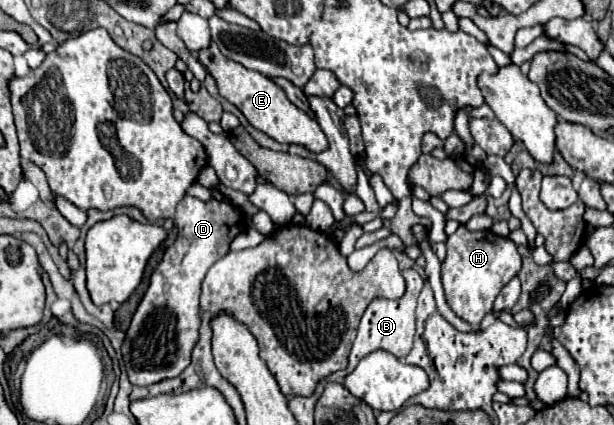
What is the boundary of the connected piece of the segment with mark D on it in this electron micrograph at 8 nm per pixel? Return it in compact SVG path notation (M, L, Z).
M186 195L178 207L176 207L176 229L178 229L178 237L176 241L166 247L162 261L158 263L158 267L152 271L150 277L150 285L132 317L132 323L126 331L124 343L122 343L122 359L126 365L126 373L130 383L134 385L152 385L160 379L168 379L168 377L176 377L180 375L188 363L190 363L190 351L194 347L194 343L198 341L198 327L200 327L200 317L198 317L198 297L200 297L200 283L206 275L206 271L228 253L230 241L242 233L246 225L246 215L232 203L228 201L208 201L202 203L196 197Z

